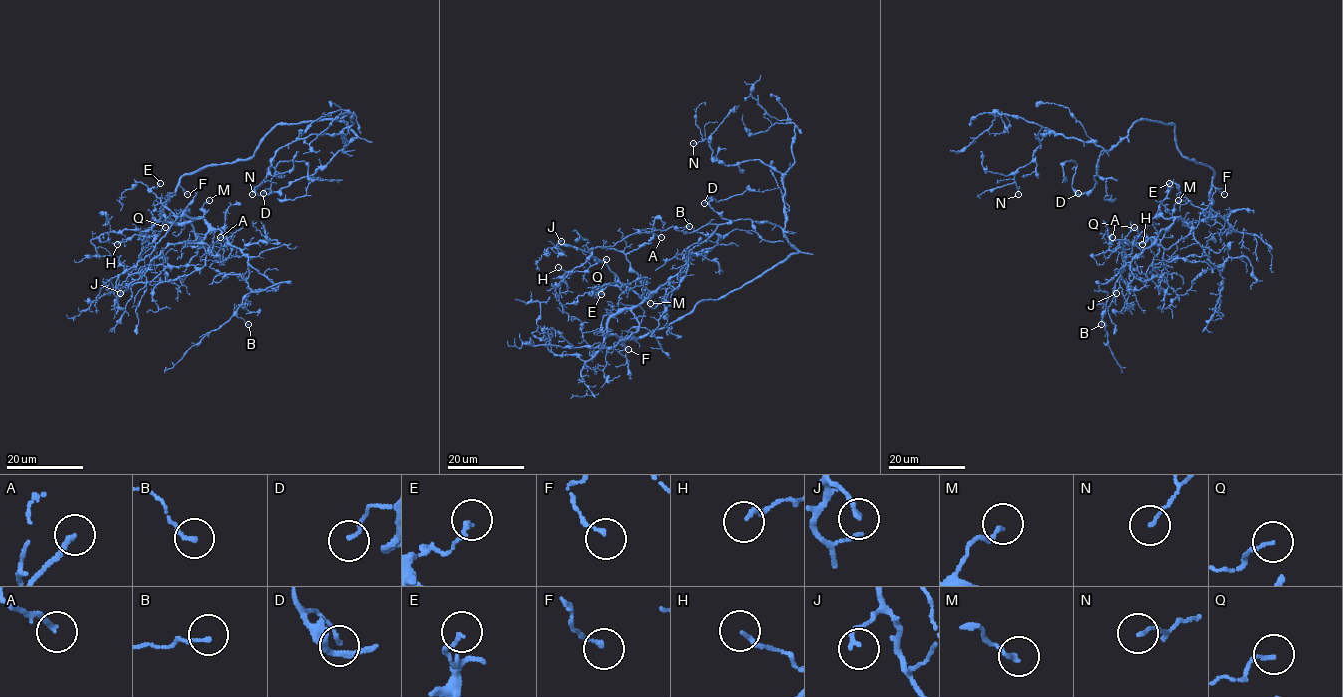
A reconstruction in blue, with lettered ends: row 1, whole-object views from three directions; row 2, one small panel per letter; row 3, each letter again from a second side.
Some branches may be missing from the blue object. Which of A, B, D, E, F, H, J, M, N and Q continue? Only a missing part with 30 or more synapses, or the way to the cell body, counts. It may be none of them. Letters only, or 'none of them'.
none of them

